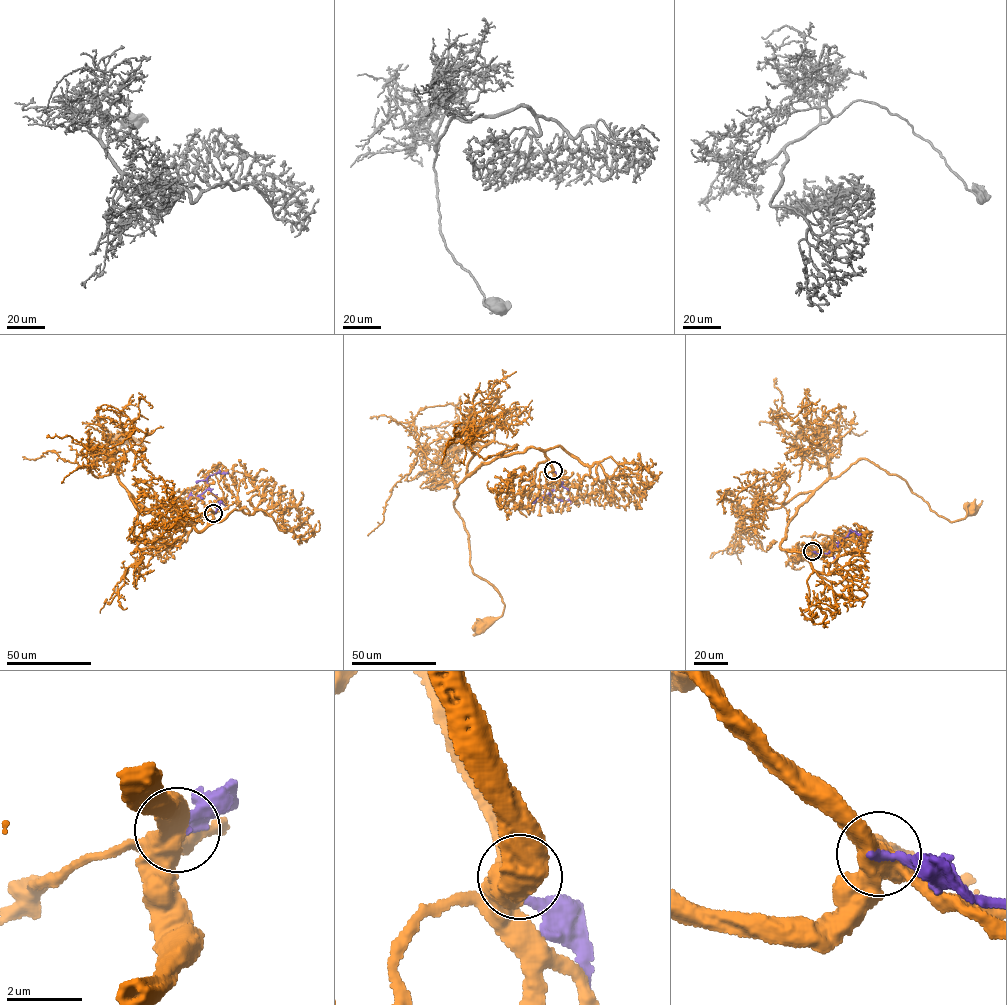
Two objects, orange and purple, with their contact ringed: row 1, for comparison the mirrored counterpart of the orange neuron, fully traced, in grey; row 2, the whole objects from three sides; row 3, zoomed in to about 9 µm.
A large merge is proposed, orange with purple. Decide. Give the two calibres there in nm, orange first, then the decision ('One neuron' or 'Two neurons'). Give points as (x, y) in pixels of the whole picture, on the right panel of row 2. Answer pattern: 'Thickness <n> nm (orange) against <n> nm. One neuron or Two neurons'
Thickness 650 nm (orange) against 260 nm. Two neurons

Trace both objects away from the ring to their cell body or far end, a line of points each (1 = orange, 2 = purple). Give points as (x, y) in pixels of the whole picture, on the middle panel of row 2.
1: (553, 470), (532, 447), (481, 466), (457, 488), (472, 572), (504, 603), (479, 628)
2: (553, 470), (560, 482), (549, 496), (569, 500), (571, 504)

